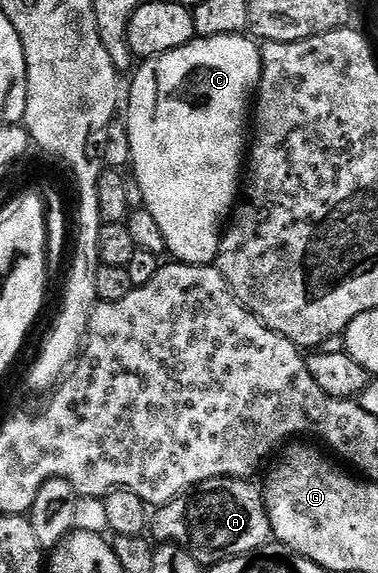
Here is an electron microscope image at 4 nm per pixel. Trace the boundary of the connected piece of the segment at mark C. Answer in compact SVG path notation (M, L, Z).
M246 34L211 38L195 37L193 42L162 54L159 58L145 59L133 74L134 83L130 86L130 107L126 110L124 121L128 128L128 140L132 140L130 157L132 171L134 170L132 178L139 182L140 190L143 192L143 207L148 212L152 212L160 232L164 232L166 249L171 259L186 262L189 266L209 266L218 257L223 233L236 209L236 203L240 198L240 187L244 182L244 163L248 158L248 127L252 122L252 103L255 101L258 81L262 75L262 52L259 43Z

